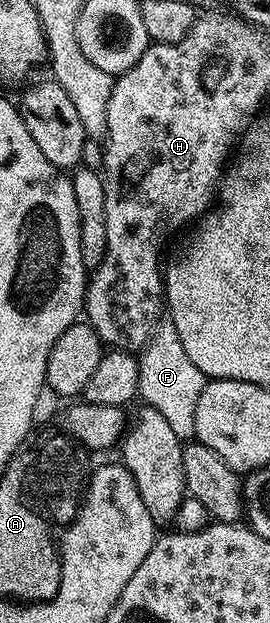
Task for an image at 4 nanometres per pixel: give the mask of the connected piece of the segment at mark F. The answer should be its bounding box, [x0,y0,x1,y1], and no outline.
[138,321,208,441]

